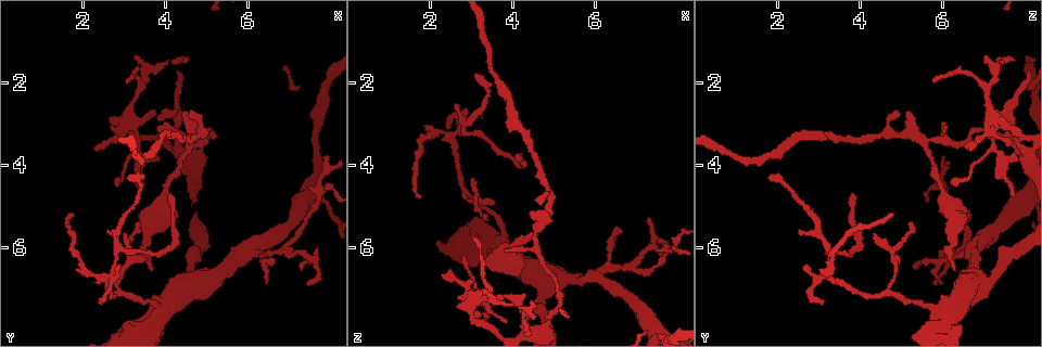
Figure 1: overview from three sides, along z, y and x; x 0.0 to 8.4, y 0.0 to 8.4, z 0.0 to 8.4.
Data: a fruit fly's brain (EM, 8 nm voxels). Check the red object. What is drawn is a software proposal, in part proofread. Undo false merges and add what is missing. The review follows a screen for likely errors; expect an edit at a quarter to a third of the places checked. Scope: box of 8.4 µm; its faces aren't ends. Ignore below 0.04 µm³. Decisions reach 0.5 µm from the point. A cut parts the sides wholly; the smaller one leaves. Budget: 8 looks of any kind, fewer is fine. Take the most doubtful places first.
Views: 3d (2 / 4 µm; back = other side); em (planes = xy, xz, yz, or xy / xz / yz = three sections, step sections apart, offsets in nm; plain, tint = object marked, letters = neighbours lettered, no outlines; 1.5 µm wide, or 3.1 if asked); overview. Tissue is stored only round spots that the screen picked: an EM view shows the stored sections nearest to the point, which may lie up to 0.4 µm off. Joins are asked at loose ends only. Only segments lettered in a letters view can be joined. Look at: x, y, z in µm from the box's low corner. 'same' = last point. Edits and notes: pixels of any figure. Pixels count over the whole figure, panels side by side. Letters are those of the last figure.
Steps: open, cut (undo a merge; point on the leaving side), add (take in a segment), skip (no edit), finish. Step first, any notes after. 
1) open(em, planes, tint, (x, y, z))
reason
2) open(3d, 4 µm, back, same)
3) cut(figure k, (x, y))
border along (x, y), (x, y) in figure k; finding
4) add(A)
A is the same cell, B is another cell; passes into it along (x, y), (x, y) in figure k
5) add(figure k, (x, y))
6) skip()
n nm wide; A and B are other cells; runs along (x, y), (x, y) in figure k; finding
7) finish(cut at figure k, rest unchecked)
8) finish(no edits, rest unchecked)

open(em, xy, step 4, tint, (1.80, 5.20, 4.75))
long arm stops here

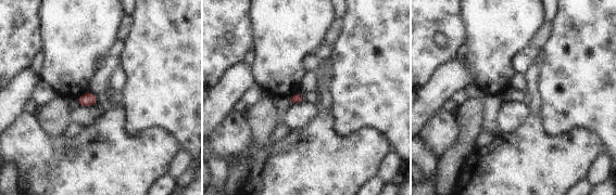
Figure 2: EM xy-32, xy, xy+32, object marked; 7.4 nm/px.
open(em, planes, letters, same)

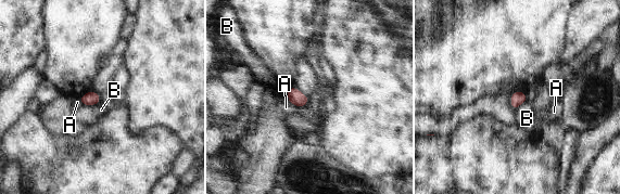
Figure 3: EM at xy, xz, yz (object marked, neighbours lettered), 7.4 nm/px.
skip()
100 nm wide; A and B are other cells; border along (99, 102), (95, 104), (80, 104) in figure 3; none of them fits

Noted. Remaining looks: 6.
open(3d, 2 µm, (3.55, 6.25, 4.95))

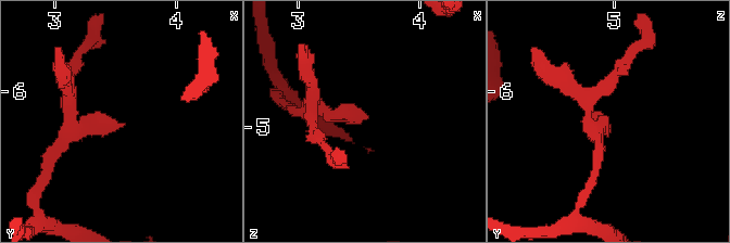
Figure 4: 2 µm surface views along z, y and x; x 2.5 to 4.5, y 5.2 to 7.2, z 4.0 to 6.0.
open(em, xz, step 8, tint, (3.58, 6.28, 4.92))

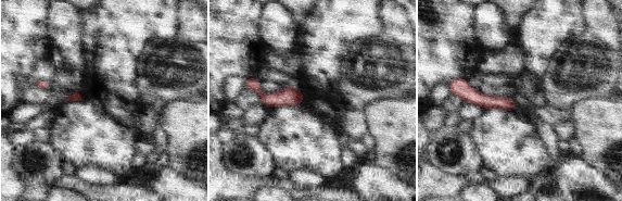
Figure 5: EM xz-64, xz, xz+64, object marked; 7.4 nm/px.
open(em, planes, letters, same)

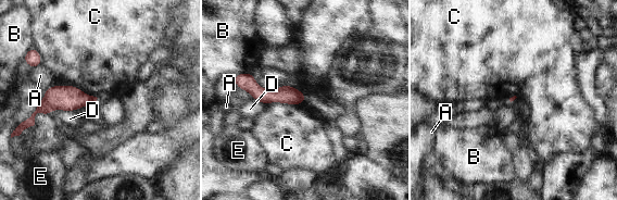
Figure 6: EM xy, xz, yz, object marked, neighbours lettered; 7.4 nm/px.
skip()
C touches over 320 nm; A, B, C, D and E are other cells; runs along (242, 83), (261, 95), (302, 98) in figure 6; none of them fits

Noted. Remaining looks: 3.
open(em, planes, letters, (2.80, 4.45, 6.25))
branch stops here

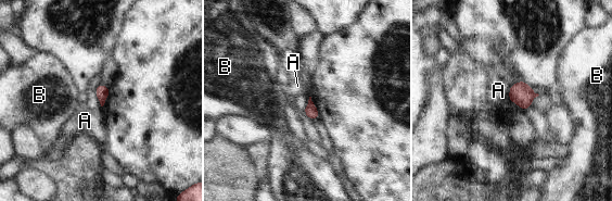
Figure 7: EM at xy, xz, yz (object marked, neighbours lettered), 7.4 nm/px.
skip()
A and B are other cells; border along (510, 85), (508, 99) in figure 7; no lettered segment goes on from it

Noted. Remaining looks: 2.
open(em, xy, step 4, letters, (7.25, 6.45, 5.25))
free end

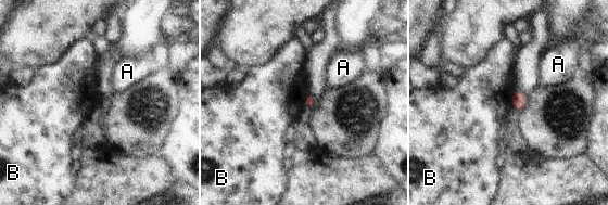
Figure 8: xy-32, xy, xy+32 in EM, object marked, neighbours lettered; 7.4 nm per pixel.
open(em, xz, step 8, letters, same)

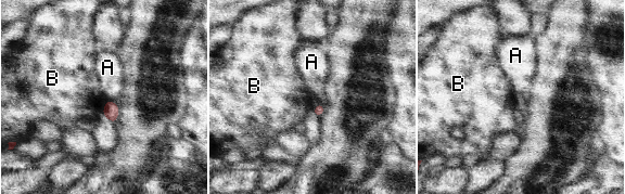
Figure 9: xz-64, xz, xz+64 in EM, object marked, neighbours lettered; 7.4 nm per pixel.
skip()
70 nm wide; A and B are other cells; border along (109, 100), (101, 112) in figure 9; none of them fits

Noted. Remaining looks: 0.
finish(no edits, rest unchecked)

